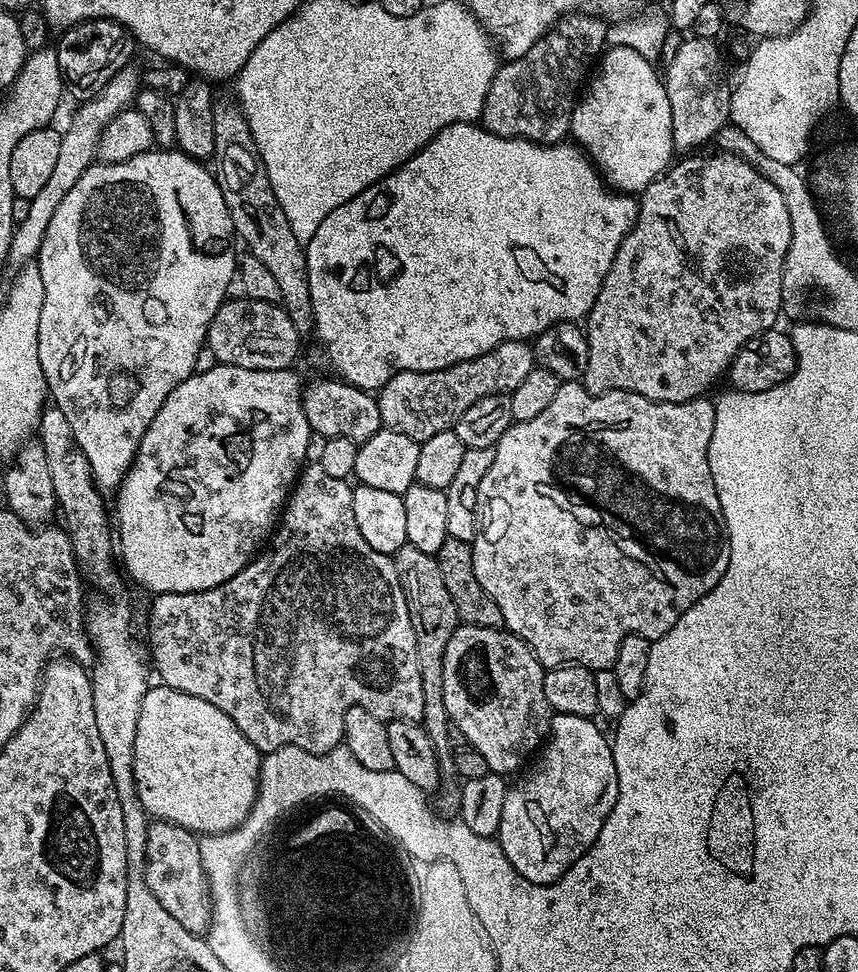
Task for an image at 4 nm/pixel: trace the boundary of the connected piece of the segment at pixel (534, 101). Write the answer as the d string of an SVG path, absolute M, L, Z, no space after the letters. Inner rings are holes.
M587 12L566 15L542 38L538 38L538 42L534 42L534 46L530 46L530 50L526 50L526 54L522 54L522 58L501 63L494 74L494 82L490 82L490 94L486 96L486 106L484 107L484 115L482 117L483 127L487 128L489 132L493 132L499 136L505 136L506 138L533 140L536 144L561 143L561 141L571 133L572 112L576 109L578 103L578 93L585 87L586 81L589 79L590 73L593 71L598 57L605 51L606 41L608 39L608 27L609 25L605 23L601 17L589 16Z

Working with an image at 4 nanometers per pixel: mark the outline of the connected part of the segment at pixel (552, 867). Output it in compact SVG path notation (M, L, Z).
M555 713L550 725L550 735L539 753L541 756L536 768L530 769L531 767L529 767L523 773L525 776L516 785L513 783L509 787L506 802L502 802L502 822L500 823L498 842L502 846L510 866L514 866L514 870L518 870L518 874L522 874L522 878L526 878L532 884L552 884L559 877L566 875L574 866L574 862L578 862L578 858L582 858L582 854L586 854L586 850L590 850L590 846L596 841L602 830L602 822L606 822L610 810L614 810L614 802L618 798L618 770L614 766L614 754L609 737L607 735L604 737L603 730L595 724L596 722L595 719L578 714Z

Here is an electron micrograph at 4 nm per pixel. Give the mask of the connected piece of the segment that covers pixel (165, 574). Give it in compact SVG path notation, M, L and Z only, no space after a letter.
M216 364L205 373L193 372L177 388L170 390L154 422L150 422L146 434L142 434L142 442L138 446L134 462L115 493L114 524L118 529L118 556L122 561L123 571L128 571L142 587L149 588L149 593L210 590L241 572L273 535L278 524L278 513L287 505L290 487L295 485L305 467L304 455L308 452L308 443L314 440L313 430L306 422L301 397L280 396L280 379L282 376L278 372L248 372L245 368L235 368L229 364Z

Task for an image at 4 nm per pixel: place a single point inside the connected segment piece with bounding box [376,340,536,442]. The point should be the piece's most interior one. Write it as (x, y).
(419, 404)

